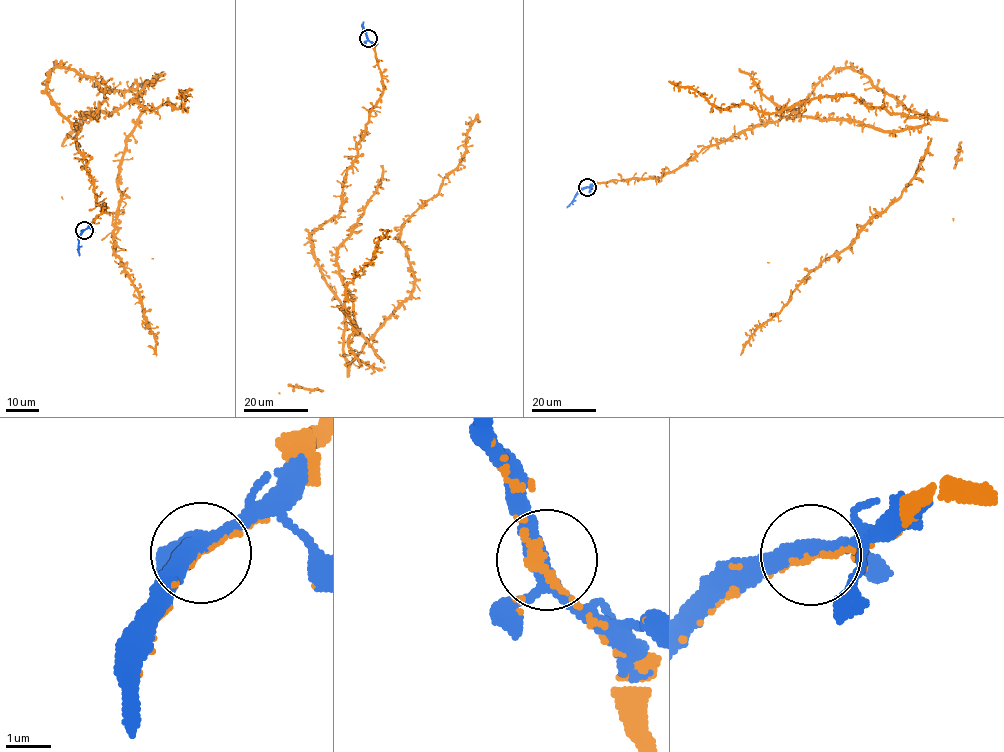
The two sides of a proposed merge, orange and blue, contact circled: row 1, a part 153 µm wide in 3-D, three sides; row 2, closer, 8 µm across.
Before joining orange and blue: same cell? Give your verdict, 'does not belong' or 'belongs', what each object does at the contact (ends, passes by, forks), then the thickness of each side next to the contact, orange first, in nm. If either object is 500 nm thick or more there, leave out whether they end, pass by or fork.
belongs; orange forks there; blue forks there; 100 nm thick on the orange side, 320 nm on the other

